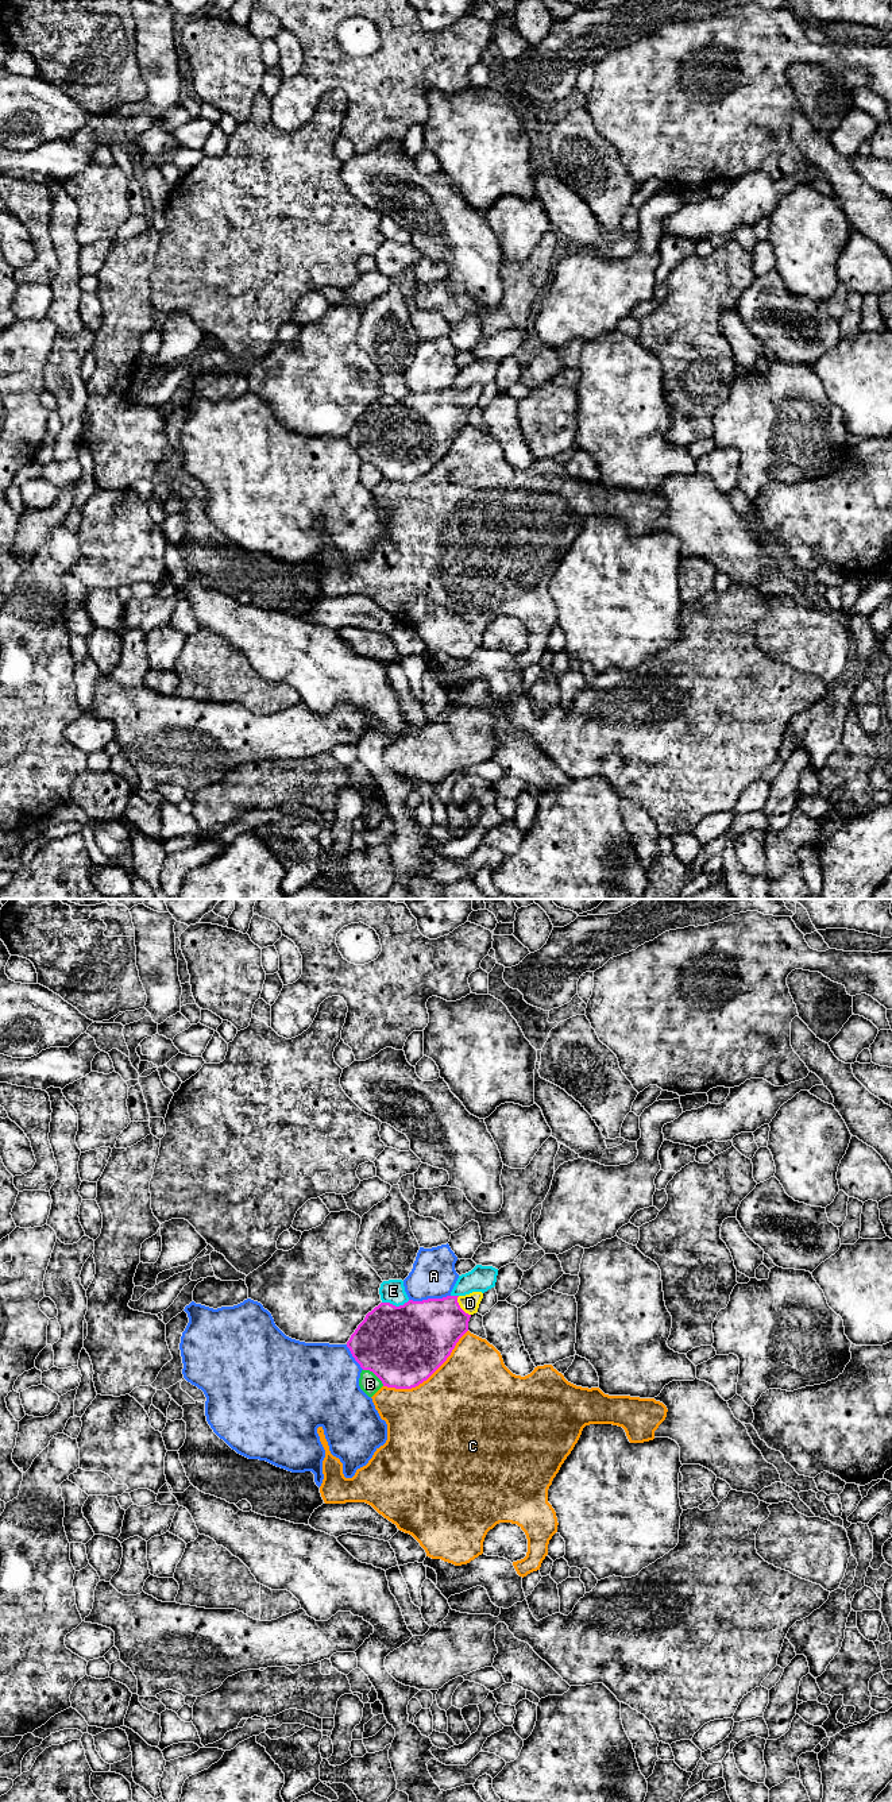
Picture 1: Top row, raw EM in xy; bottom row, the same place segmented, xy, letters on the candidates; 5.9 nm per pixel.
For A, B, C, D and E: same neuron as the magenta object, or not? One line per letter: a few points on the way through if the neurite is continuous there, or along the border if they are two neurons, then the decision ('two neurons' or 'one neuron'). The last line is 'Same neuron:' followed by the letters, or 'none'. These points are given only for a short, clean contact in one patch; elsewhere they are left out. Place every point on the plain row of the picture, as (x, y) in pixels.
A: two neurons
B: two neurons
C: two neurons
D: way xy (427, 424), (459, 400), (470, 396); one neuron
E: two neurons
Same neuron: D

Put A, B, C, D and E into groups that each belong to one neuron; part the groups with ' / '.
A / B / C / D / E

